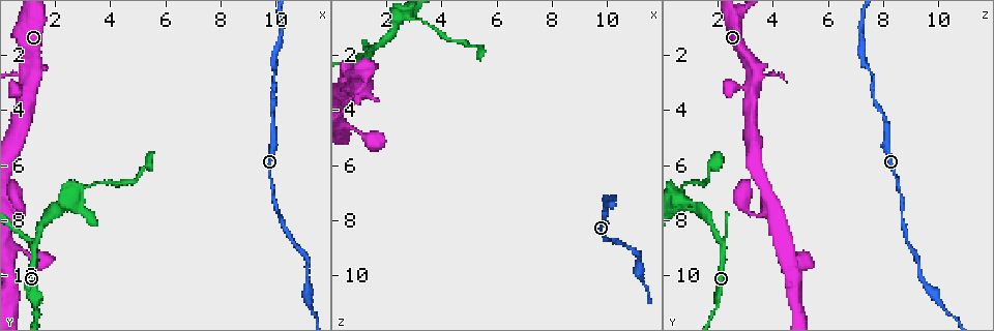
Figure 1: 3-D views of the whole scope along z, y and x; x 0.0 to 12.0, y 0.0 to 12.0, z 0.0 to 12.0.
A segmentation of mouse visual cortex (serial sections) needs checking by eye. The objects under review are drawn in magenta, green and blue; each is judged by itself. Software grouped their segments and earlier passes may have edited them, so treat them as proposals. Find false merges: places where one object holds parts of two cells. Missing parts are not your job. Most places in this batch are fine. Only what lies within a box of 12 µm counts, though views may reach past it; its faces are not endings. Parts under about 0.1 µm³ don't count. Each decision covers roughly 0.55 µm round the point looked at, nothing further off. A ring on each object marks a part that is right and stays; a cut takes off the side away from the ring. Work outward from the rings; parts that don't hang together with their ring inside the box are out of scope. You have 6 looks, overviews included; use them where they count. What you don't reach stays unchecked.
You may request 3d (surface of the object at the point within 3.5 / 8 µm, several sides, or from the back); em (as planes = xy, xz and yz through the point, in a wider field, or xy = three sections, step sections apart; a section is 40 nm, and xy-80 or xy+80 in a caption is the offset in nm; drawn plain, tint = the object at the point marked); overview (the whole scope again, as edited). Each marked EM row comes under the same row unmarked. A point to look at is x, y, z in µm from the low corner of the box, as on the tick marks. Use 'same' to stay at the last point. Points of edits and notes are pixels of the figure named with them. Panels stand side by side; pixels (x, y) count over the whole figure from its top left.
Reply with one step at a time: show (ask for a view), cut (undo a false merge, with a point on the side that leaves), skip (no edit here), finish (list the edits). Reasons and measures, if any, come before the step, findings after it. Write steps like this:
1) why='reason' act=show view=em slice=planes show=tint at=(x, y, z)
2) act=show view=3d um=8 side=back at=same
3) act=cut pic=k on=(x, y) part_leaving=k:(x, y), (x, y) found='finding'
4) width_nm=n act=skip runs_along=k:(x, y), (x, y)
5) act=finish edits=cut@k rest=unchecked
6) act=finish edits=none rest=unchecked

why='calibre changes' act=show view=3d um=8 at=(0.9, 2.8, 3.7)

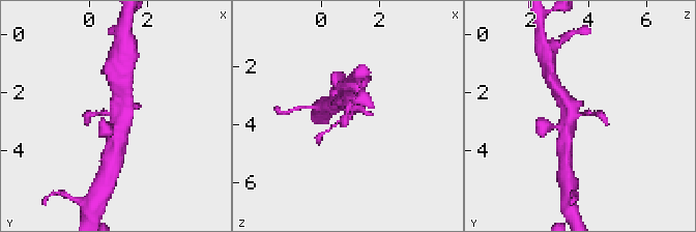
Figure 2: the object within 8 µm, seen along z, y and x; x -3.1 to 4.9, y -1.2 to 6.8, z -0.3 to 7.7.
arm_widths_nm=150,500 act=show view=em slice=xy step=2 show=tint at=(0.8, 2.8, 3.8)

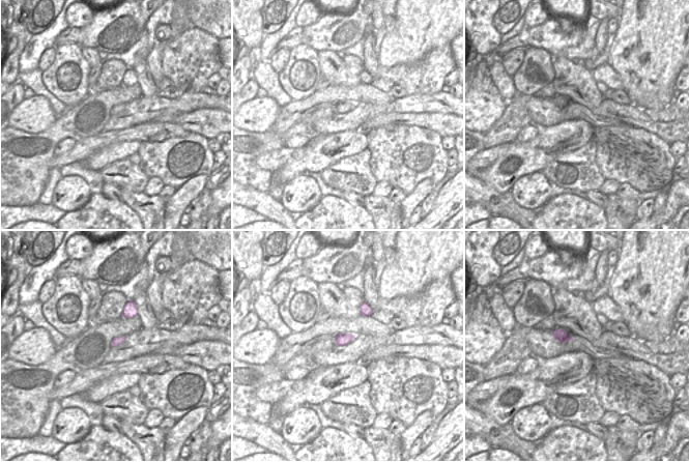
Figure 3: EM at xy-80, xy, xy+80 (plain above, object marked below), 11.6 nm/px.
width_nm=140 act=skip runs_along=2:(354, 102), (357, 104), (322, 136) found='continuous, no second cell'

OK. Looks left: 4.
why='branch point' act=show view=3d um=3.5 at=(1.3, 8.9, 2.2)

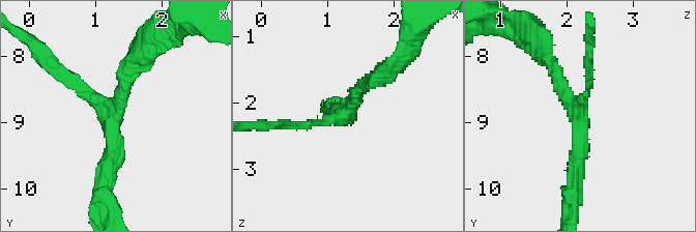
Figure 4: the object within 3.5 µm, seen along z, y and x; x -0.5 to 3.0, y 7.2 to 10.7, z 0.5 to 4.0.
arms=3 arm_widths_nm=150,200,250 why='shape alone is not enough' act=show view=em slice=xy step=3 show=tint at=(1.25, 8.85, 2.15)

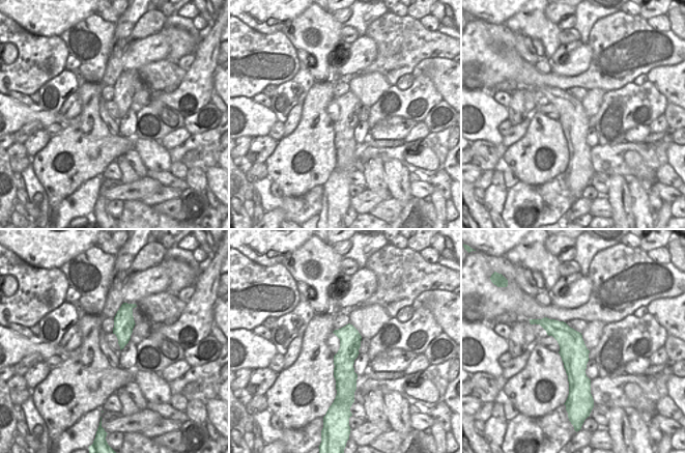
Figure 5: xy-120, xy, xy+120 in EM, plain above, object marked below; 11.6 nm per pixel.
act=skip runs_along=4:(104, 182), (123, 71), (136, 58) found='continuous, no second cell'

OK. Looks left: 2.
why='sudden change in width' act=show view=3d um=3.5 at=(3.3, 6.8, 0.8)

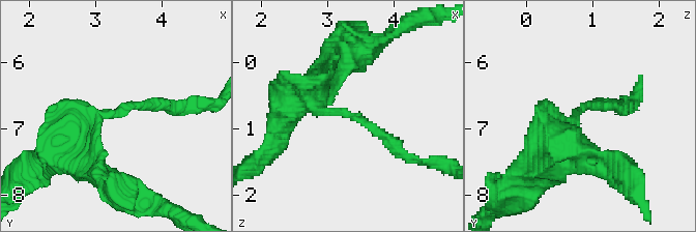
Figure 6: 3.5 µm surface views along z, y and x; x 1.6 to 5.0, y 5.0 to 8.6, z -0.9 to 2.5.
act=show view=em slice=xy step=2 show=tint at=(3.25, 6.75, 0.80)

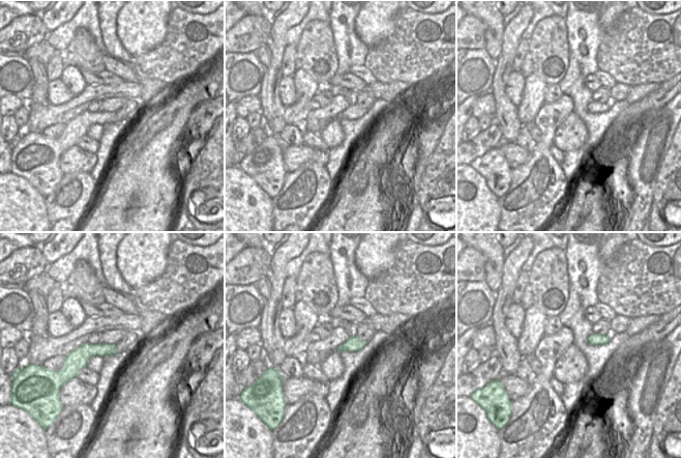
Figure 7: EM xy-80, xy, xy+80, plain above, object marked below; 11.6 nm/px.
act=skip found='all the same cell'

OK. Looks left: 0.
act=finish edits=none rest=unchecked

